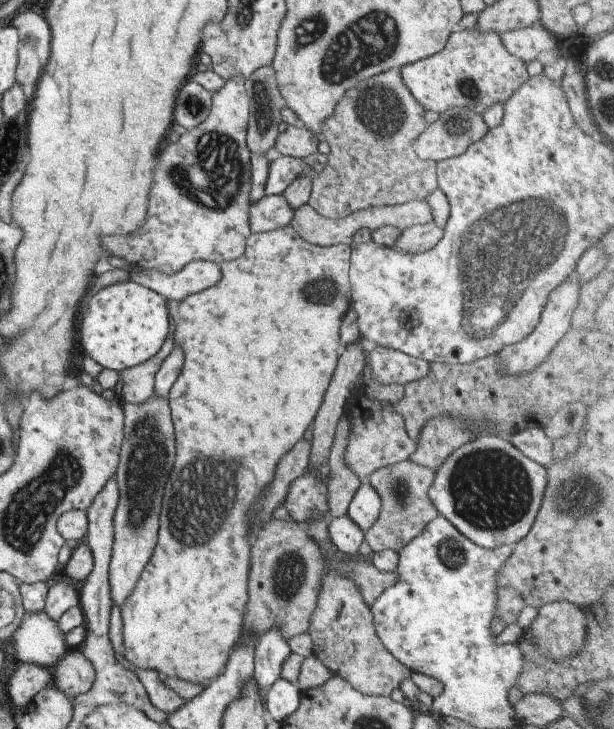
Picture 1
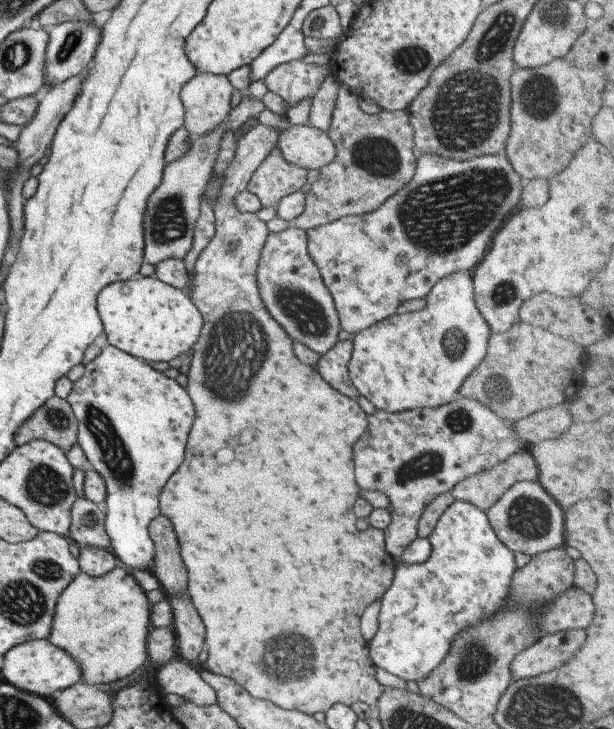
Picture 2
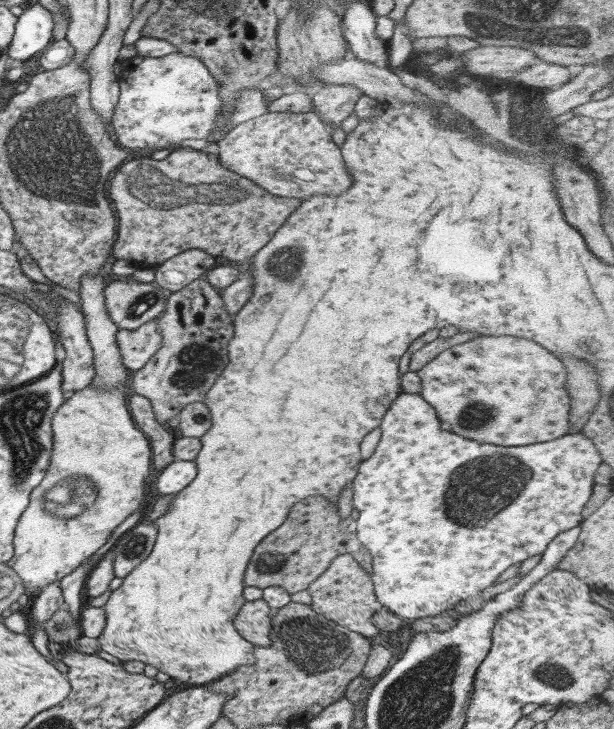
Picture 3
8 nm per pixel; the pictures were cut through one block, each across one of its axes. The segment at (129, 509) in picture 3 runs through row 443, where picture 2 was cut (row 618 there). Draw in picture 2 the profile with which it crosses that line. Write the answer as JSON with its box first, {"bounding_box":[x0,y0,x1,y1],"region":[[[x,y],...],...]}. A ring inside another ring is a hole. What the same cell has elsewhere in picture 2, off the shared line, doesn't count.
{"bounding_box":[45,565,149,686],"region":[[[117,565],[99,577],[90,577],[81,571],[75,575],[56,600],[49,636],[45,640],[67,652],[79,664],[83,684],[98,686],[129,676],[145,662],[149,629],[149,602],[127,570]]]}

